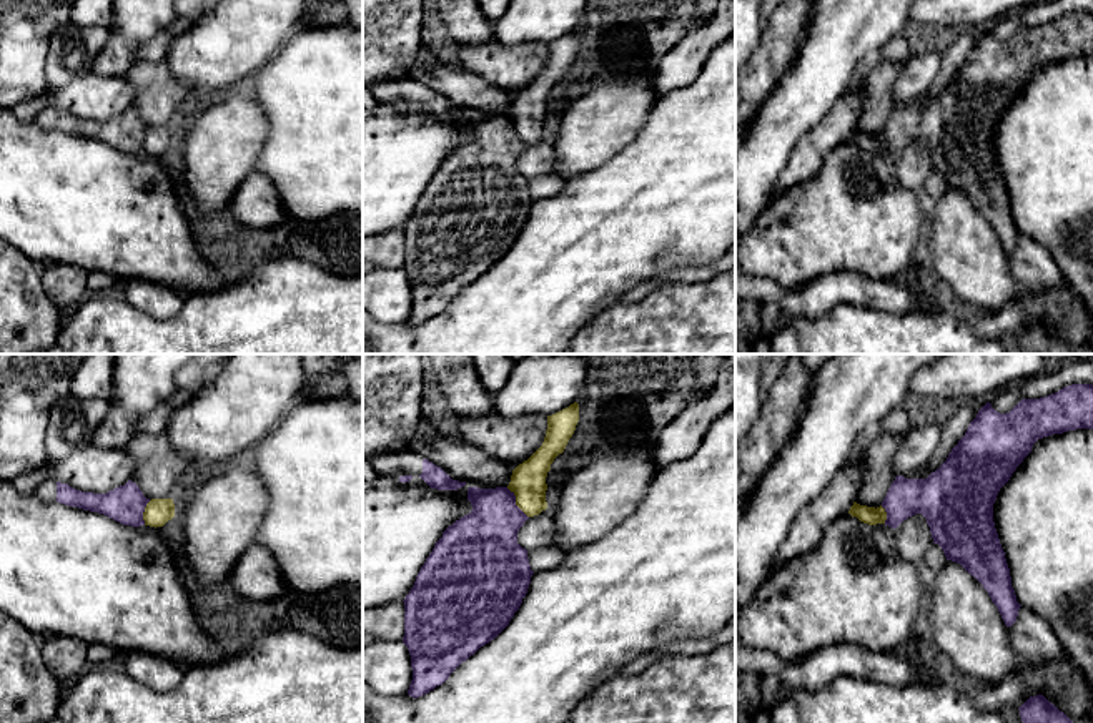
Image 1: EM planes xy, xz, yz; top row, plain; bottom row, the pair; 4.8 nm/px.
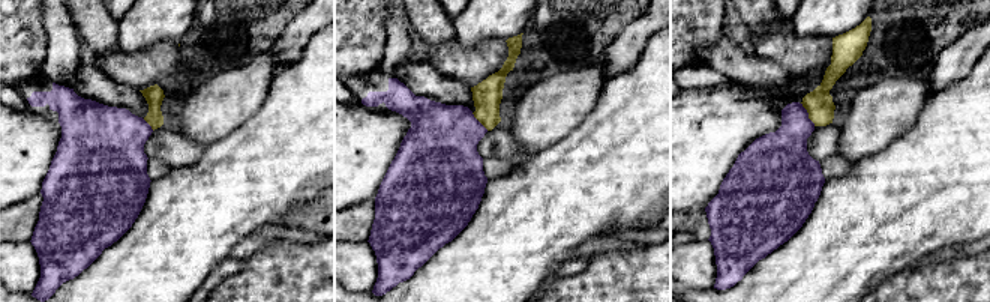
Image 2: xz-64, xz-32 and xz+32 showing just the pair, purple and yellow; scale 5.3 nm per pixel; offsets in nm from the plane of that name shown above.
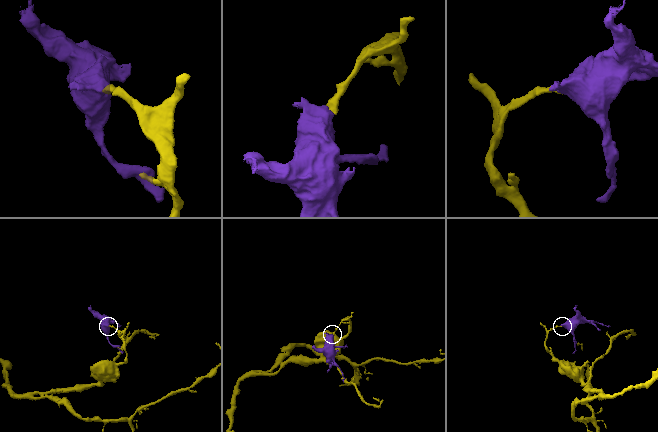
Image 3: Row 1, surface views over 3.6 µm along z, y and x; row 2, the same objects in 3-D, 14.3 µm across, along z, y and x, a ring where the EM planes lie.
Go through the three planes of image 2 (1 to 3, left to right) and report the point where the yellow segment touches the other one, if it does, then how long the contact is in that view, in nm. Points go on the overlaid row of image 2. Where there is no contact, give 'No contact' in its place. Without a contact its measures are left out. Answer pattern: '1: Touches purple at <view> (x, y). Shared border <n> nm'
1: Touches purple at xz-64 (149, 125). Shared border 90 nm
2: Touches purple at xz-32 (479, 122). Shared border 130 nm
3: Touches purple at xz+32 (807, 114). Shared border 150 nm

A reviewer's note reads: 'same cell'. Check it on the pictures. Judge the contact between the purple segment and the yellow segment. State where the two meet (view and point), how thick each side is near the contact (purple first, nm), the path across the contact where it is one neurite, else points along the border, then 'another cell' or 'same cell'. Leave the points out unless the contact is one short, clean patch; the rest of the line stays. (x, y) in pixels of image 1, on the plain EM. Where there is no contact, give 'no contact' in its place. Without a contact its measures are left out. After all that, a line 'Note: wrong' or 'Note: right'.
xz (514, 130) | 320/170 nm | along xz (506, 115), (514, 123), (514, 132), (528, 145) | another cell
Note: wrong

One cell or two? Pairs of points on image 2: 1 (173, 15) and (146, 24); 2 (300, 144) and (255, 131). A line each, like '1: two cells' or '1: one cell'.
1: one cell
2: one cell

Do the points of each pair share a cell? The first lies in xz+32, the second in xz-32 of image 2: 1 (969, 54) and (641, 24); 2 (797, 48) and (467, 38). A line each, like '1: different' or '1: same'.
1: same
2: different

